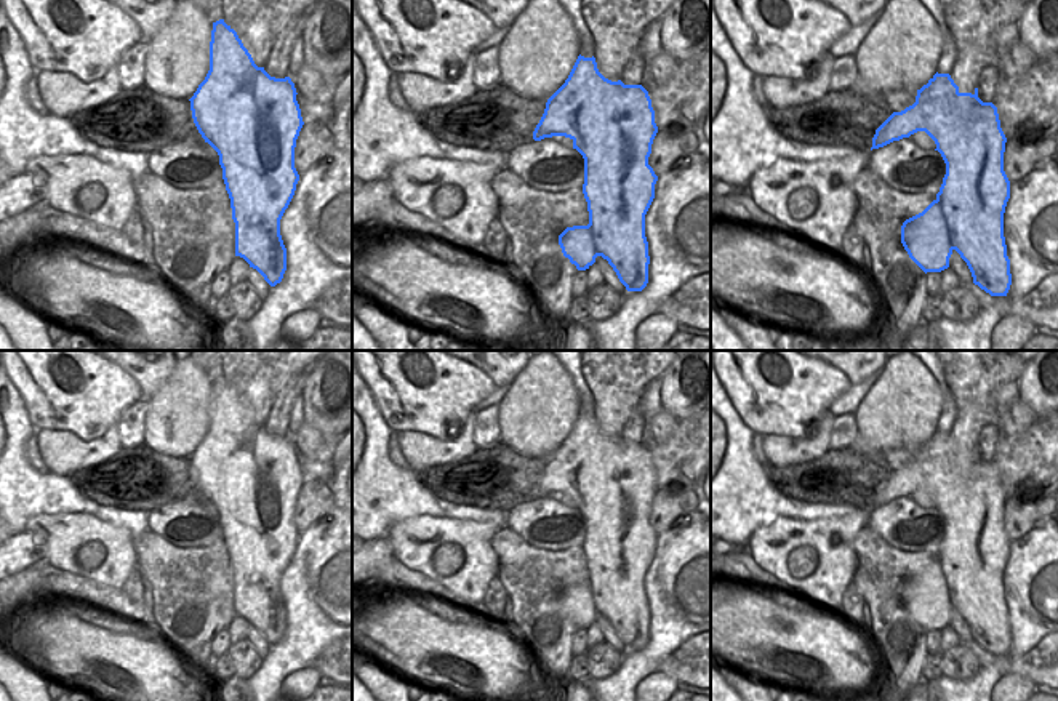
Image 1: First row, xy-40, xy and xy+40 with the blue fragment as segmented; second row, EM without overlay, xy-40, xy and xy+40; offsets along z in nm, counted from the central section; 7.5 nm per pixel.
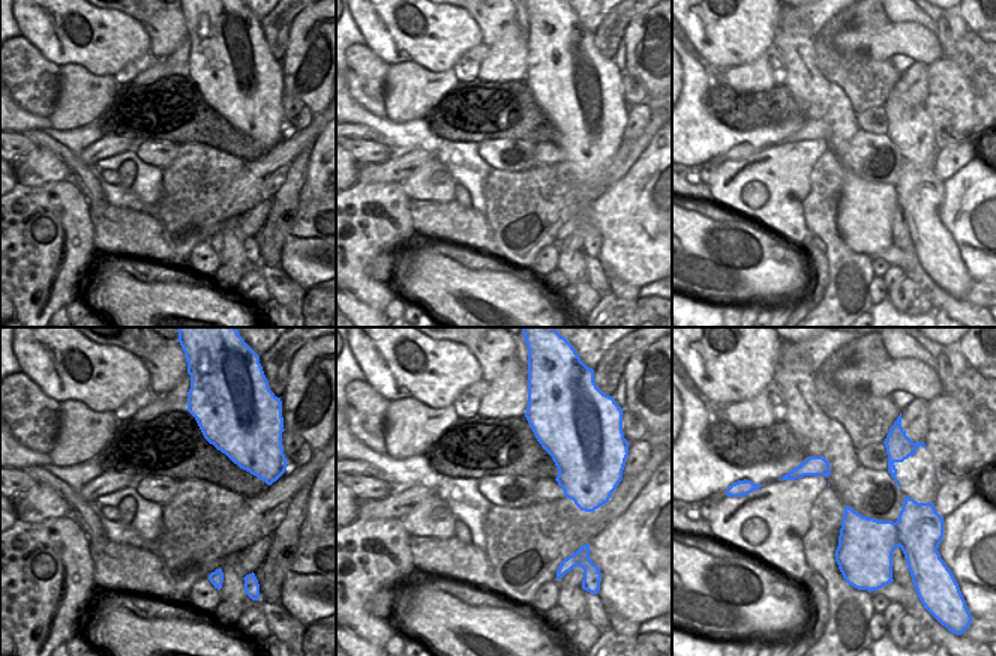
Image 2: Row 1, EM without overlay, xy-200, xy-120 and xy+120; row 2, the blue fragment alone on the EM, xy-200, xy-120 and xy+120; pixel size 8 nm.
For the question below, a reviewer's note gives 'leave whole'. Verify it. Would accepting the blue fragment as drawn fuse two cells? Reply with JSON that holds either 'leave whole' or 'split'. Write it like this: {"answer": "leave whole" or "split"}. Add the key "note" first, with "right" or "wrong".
{"note": "right", "answer": "leave whole"}

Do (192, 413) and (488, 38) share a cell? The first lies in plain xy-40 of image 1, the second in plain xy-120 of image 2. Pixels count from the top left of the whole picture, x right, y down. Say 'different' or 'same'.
different

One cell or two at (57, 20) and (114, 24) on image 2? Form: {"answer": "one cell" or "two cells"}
{"answer": "one cell"}

